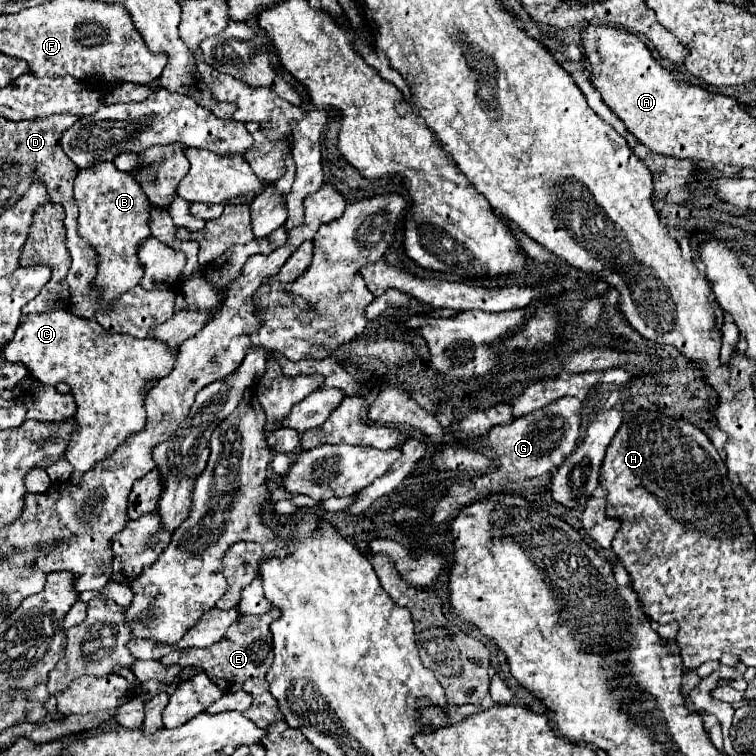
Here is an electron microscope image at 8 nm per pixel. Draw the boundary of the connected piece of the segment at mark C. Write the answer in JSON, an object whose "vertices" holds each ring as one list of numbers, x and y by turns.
{"vertices":[[55,309,45,313,31,313,27,319,17,327,15,337,3,349,3,357,11,363,23,363,31,377,45,385,67,383,71,387,71,395,77,403,77,431,69,441,65,451,65,459,73,465,71,481,77,483,79,477,89,471,97,461,111,455,129,435,141,431,145,427,145,385,151,379,167,377,173,369,177,349,169,349,167,345,151,339,135,339,131,335,109,333,107,329,99,327,93,319,79,319,71,315,69,309]]}

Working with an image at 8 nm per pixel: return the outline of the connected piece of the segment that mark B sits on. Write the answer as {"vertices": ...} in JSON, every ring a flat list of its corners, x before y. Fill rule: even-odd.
{"vertices":[[95,163,95,167,79,171,75,179,75,201,79,205,79,237,85,239,99,257,91,289,97,291,97,303,107,307,123,293,137,287,143,279,143,265,137,259,137,247,145,237,149,237,149,199,133,175,119,171,113,163]]}

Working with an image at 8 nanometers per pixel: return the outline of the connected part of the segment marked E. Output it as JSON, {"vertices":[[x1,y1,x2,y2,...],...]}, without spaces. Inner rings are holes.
{"vertices":[[271,607,263,615,241,615,229,631,223,635,223,639,207,649,197,649,189,647,183,651,173,651,161,659,161,663,179,663,179,665,199,665,203,667,205,675,215,681,223,693,233,693,233,691,247,691,253,697,253,705,245,711,247,717,261,729,265,729,269,723,281,721,283,715,277,707,277,699,269,693,269,683,265,679,267,671,271,669,273,663,273,637,269,631,269,623,277,619,281,611,277,607]]}

